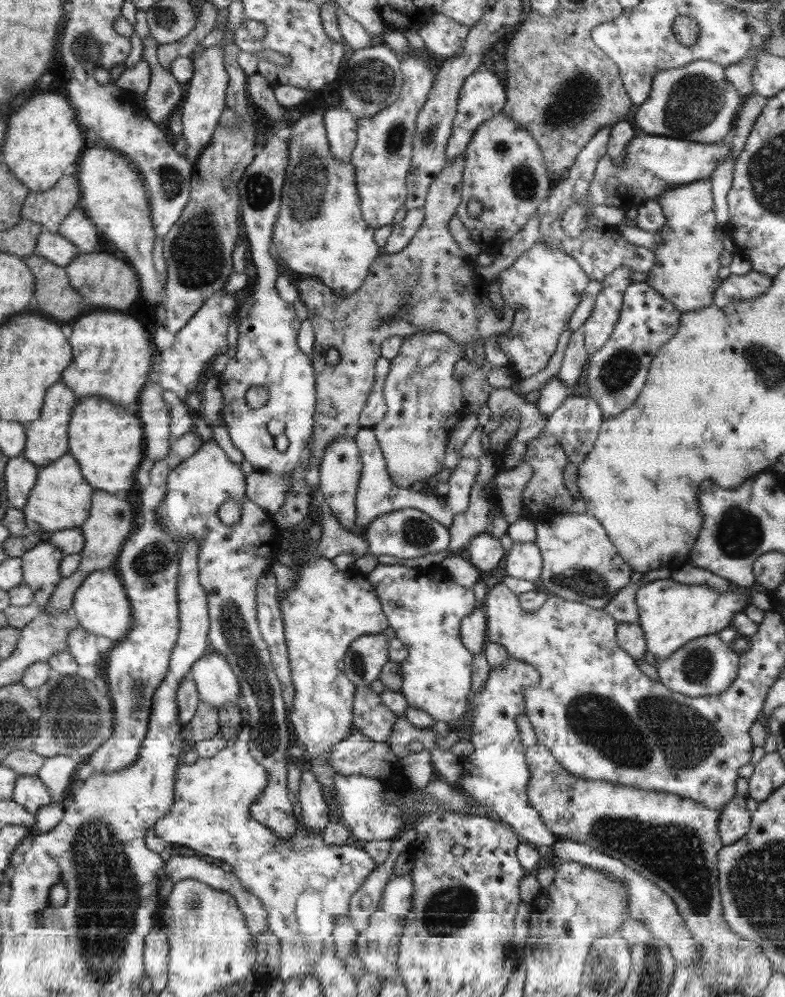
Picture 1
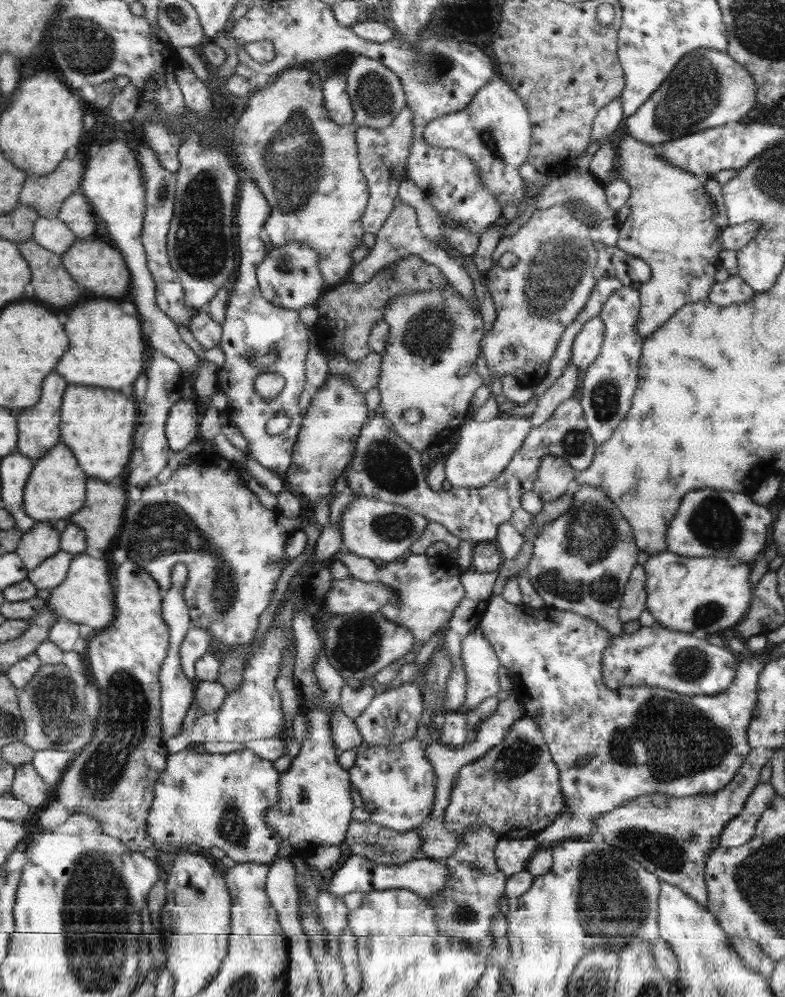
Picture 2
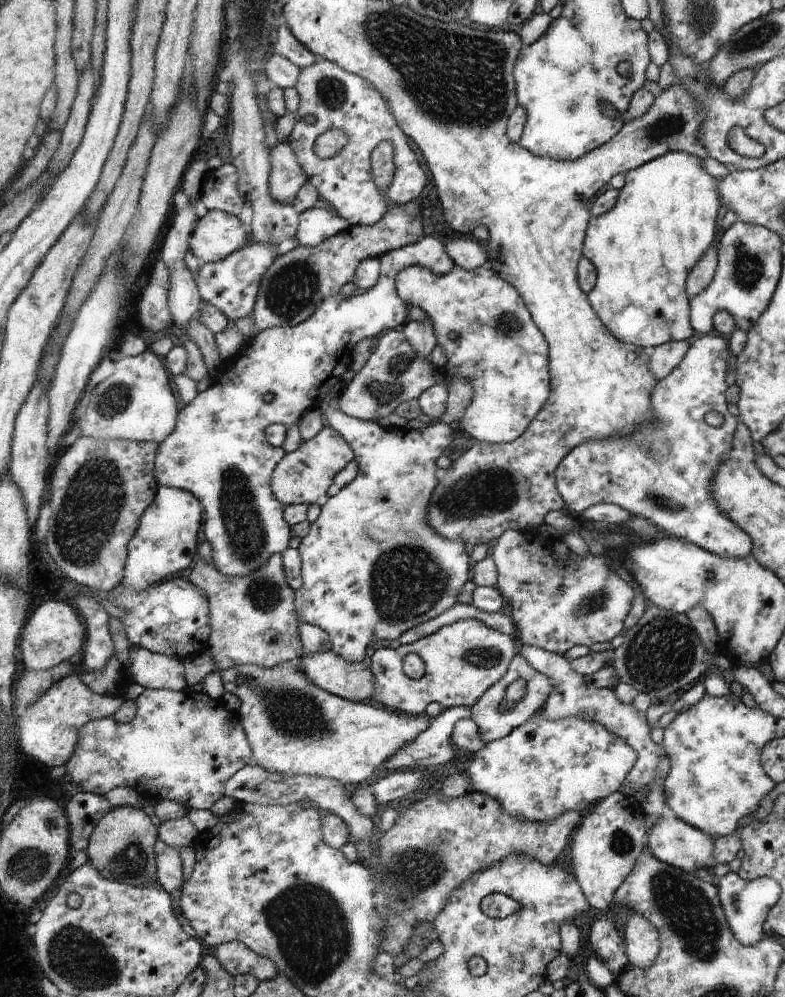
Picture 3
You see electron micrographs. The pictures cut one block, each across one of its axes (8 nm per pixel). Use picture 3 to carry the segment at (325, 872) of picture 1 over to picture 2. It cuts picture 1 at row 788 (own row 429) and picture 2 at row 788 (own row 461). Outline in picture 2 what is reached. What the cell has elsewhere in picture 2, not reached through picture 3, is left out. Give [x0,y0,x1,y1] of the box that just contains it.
[147,746,281,868]

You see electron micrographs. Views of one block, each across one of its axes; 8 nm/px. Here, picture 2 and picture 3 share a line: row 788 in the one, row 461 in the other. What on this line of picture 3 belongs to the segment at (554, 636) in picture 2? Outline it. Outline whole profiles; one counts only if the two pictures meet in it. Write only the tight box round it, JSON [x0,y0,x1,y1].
[554,334,753,559]

